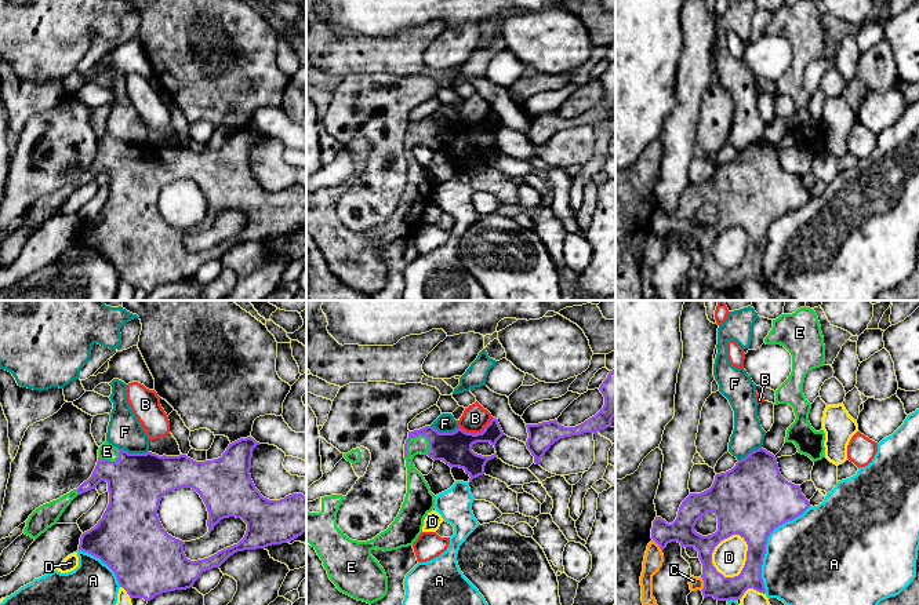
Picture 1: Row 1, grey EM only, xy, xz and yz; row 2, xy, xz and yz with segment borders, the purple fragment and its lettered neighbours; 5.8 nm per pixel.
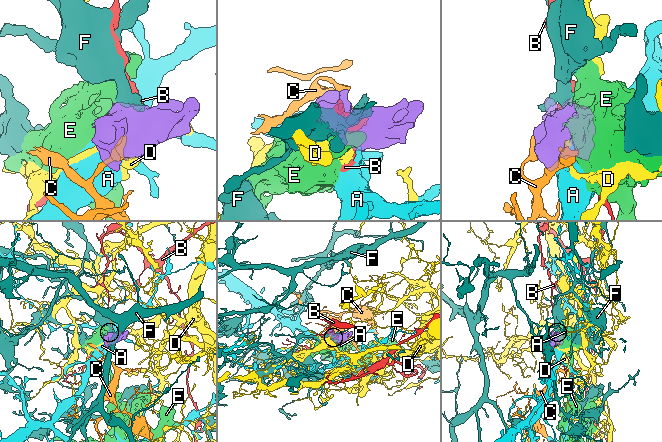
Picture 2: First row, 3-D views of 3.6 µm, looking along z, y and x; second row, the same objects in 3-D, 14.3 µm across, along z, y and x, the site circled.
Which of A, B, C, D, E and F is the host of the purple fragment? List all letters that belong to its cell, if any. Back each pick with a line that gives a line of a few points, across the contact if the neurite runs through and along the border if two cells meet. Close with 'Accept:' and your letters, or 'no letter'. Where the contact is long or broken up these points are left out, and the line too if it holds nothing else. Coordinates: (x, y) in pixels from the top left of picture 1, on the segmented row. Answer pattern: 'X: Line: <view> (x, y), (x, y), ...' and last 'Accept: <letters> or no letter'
Accept: E

